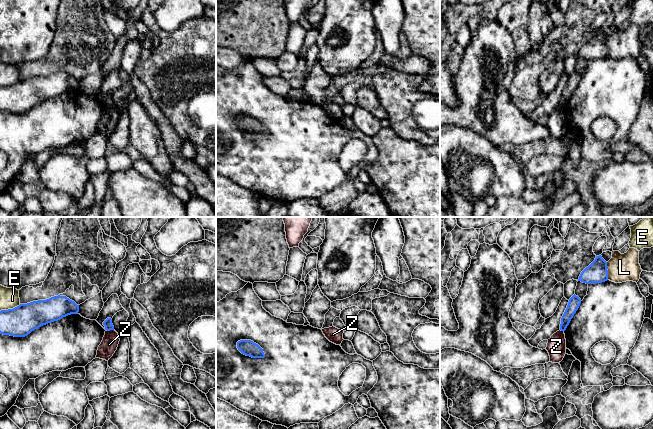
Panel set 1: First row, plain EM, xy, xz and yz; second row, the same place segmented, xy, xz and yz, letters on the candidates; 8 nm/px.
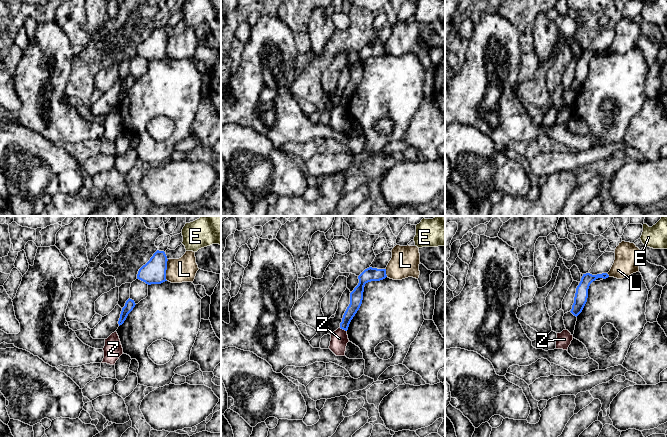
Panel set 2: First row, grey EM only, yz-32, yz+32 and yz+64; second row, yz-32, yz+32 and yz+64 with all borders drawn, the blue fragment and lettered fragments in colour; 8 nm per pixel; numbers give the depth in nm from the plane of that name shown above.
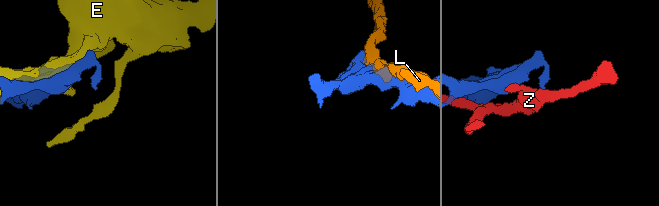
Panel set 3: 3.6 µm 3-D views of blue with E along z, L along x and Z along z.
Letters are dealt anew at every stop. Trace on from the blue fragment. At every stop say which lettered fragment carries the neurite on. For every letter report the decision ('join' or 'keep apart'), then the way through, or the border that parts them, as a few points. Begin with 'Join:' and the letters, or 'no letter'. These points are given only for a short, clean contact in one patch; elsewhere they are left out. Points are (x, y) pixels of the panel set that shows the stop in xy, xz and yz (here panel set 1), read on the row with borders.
Join: no letter
E: keep apart
L: keep apart
Z: keep apart

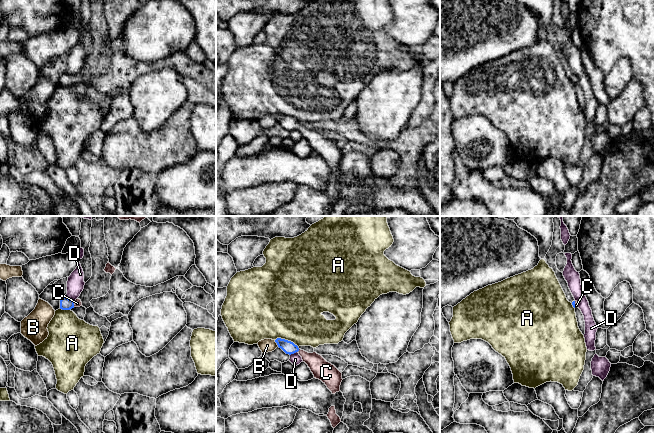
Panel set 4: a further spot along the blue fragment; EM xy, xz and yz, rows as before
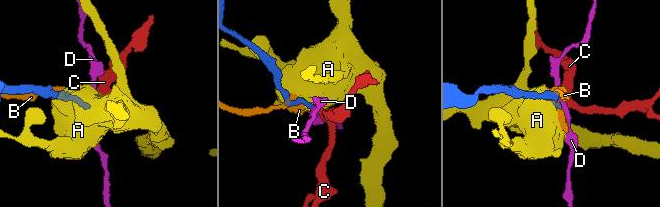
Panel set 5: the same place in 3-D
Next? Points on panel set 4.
Join: C
A: keep apart
B: keep apart
C: join; way xz (288, 347), (298, 350), (321, 369)
D: keep apart; border xy (66, 295), (73, 301)

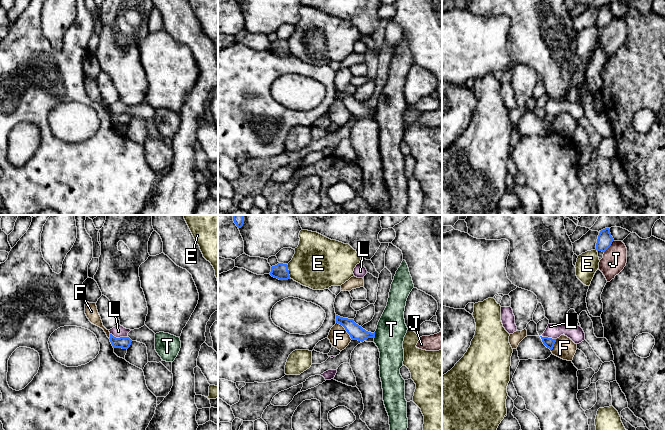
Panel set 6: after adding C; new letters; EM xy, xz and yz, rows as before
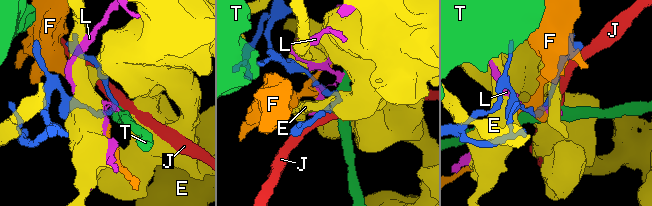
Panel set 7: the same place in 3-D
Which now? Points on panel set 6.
Join: no letter
E: keep apart
F: keep apart
J: keep apart
L: keep apart; border xy (110, 333), (116, 337), (127, 337)
T: keep apart; border xz (375, 332), (374, 338)

